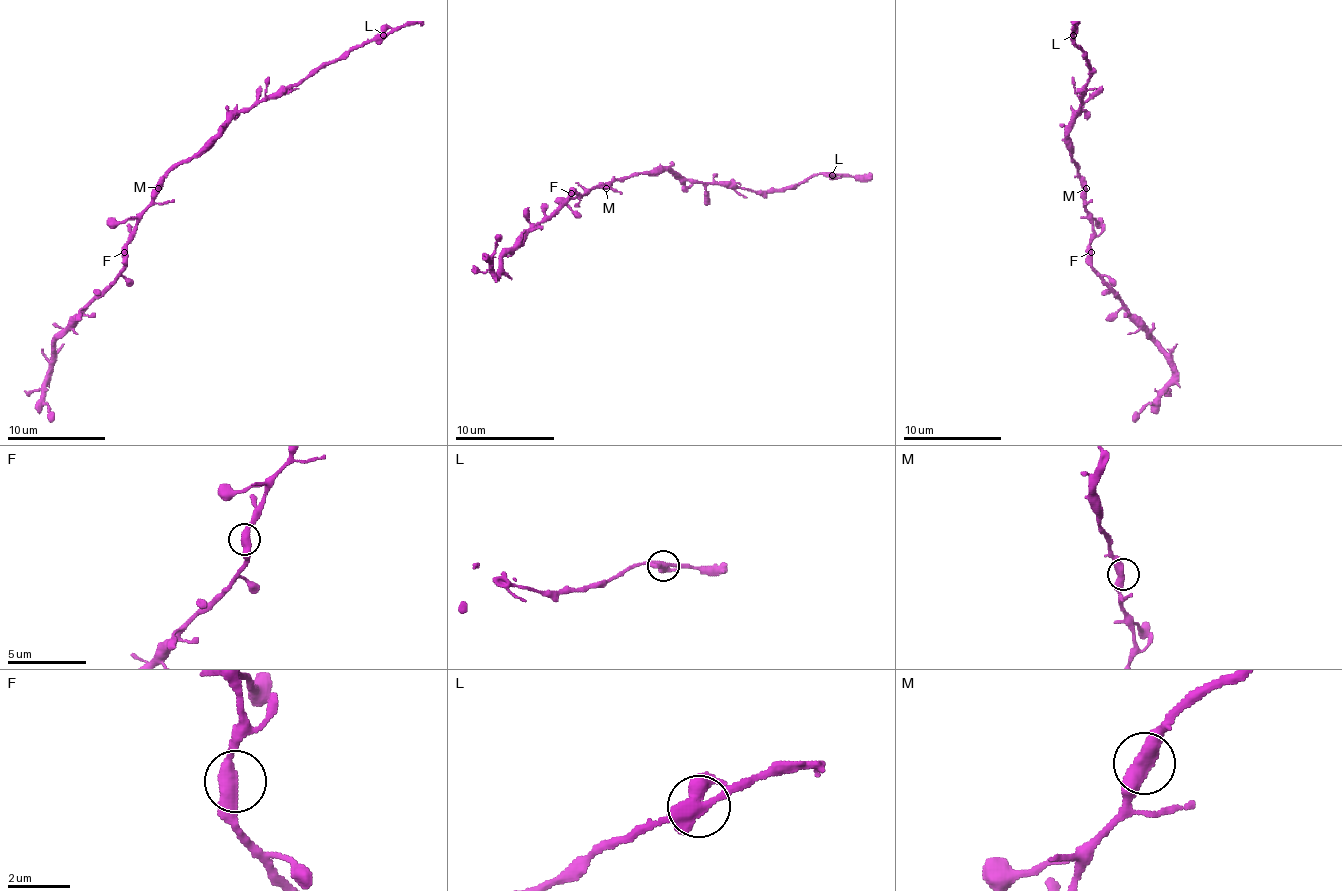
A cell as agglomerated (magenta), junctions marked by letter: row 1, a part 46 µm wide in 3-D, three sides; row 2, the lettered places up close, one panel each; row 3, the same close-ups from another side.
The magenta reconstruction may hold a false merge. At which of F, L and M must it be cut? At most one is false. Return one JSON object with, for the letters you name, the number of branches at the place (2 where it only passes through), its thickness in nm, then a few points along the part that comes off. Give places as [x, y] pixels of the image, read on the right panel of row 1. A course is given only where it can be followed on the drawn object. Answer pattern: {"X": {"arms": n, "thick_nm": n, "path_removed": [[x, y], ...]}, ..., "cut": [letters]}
{"cut": []}

